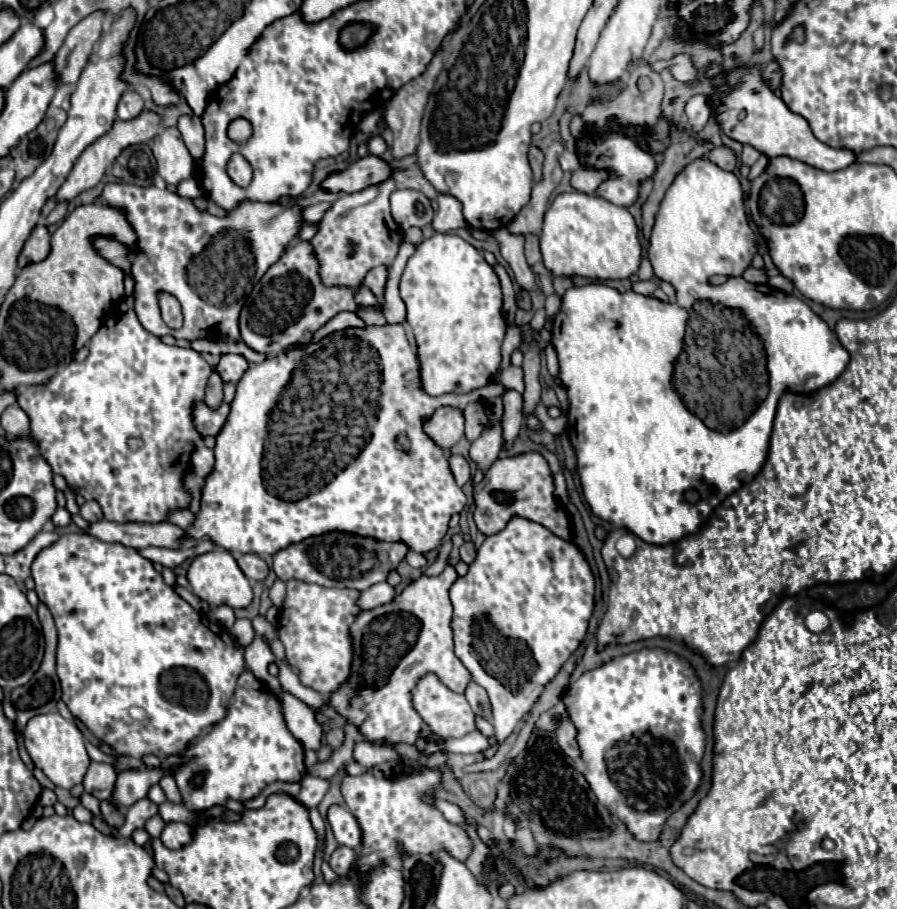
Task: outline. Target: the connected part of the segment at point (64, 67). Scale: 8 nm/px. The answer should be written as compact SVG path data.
M94 11L88 17L84 17L76 27L70 29L64 45L56 53L56 73L62 83L78 81L92 51L92 45L102 35L104 23L106 23L106 13Z

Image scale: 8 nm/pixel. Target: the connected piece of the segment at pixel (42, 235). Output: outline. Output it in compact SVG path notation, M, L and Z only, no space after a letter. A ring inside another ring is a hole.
M36 225L30 233L30 237L26 239L20 255L18 255L18 267L42 261L44 257L48 257L50 253L50 233L46 229L46 225Z

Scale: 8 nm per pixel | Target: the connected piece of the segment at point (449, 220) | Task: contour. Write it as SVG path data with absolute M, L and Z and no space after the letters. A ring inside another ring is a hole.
M438 193L437 195L438 213L432 221L434 229L444 233L450 229L458 229L458 227L466 227L464 215L462 215L462 205L460 201L456 201L451 195Z

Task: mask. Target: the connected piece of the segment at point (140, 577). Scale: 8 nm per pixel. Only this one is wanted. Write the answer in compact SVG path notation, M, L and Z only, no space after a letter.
M66 533L60 535L56 543L42 549L34 563L32 563L32 577L36 581L36 593L42 603L48 605L52 611L52 617L56 621L58 629L58 655L56 655L56 673L62 685L62 701L68 705L74 717L78 717L100 741L108 743L116 755L130 755L130 757L144 757L144 755L172 755L180 753L192 739L196 739L206 727L220 721L230 705L236 679L244 671L244 655L242 649L236 645L234 637L228 629L224 629L218 623L212 623L206 619L200 611L196 611L192 605L188 605L180 595L174 593L172 587L168 587L162 579L162 575L154 569L152 561L138 555L136 549L124 547L120 543L104 543L88 533Z

